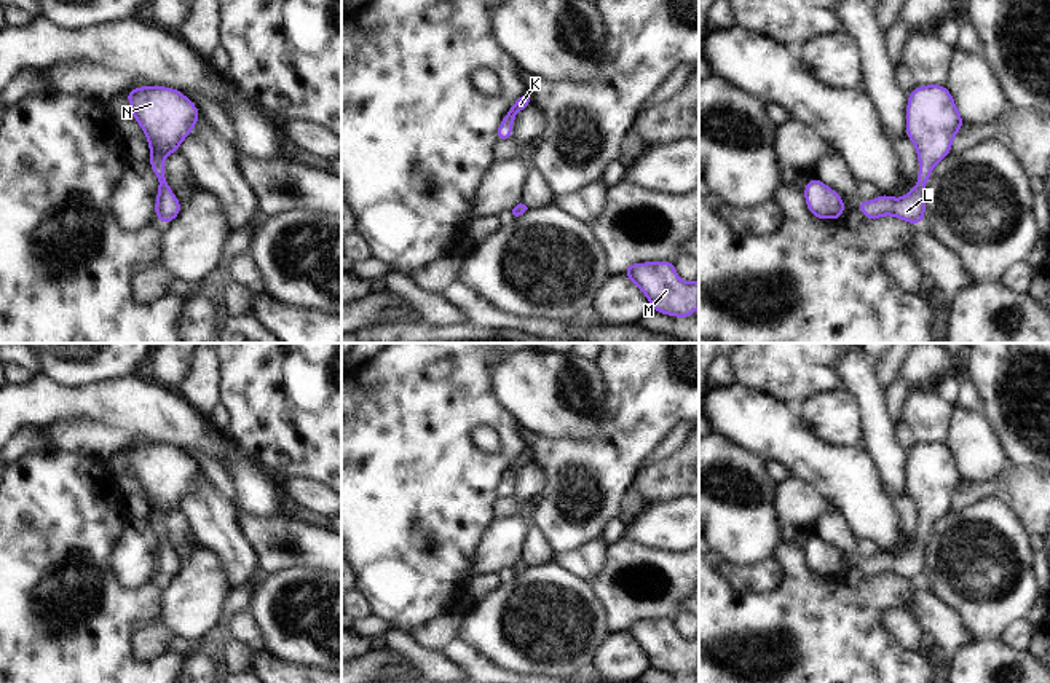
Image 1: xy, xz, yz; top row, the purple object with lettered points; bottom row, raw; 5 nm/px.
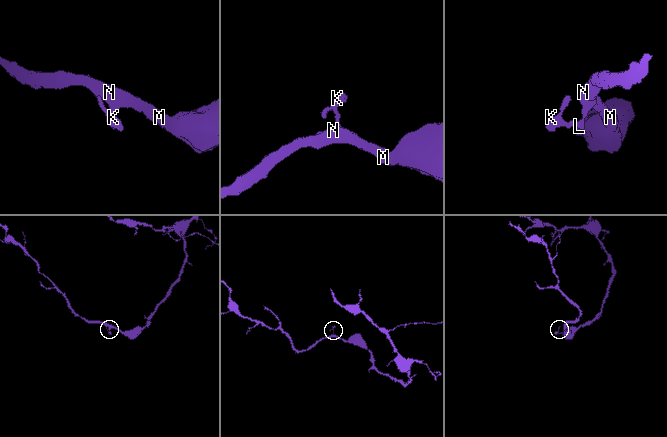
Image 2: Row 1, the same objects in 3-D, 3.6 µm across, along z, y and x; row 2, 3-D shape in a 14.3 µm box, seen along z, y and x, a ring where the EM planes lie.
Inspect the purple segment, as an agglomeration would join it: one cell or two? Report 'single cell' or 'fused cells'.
single cell

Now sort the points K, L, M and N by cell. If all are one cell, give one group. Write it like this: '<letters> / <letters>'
K L M N

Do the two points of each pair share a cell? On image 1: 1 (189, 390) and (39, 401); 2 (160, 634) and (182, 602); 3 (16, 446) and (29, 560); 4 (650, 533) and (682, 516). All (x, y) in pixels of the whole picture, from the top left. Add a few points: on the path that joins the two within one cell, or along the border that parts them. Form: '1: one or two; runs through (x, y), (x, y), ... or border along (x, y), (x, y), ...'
1: two; border along (174, 390), (205, 415)
2: two; border along (157, 618), (173, 635)
3: two; border along (51, 446), (29, 450), (16, 460)
4: one; runs through (658, 525), (674, 524)

